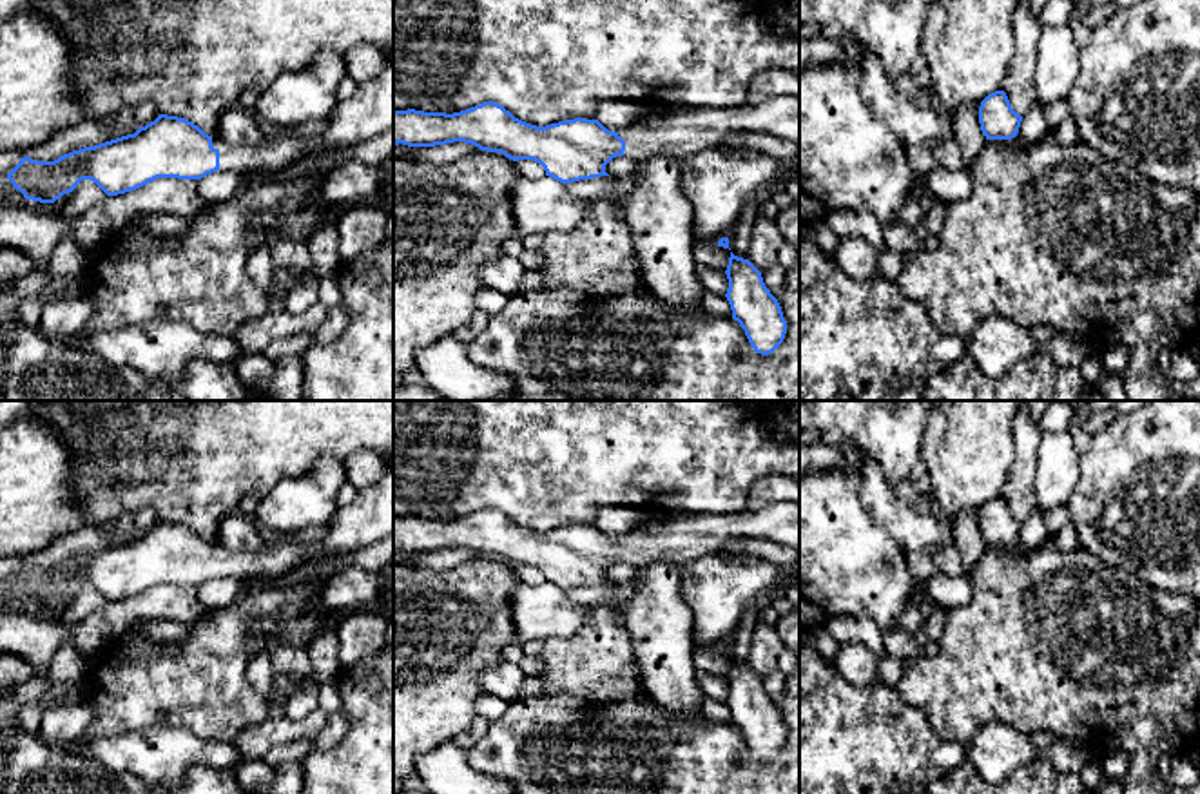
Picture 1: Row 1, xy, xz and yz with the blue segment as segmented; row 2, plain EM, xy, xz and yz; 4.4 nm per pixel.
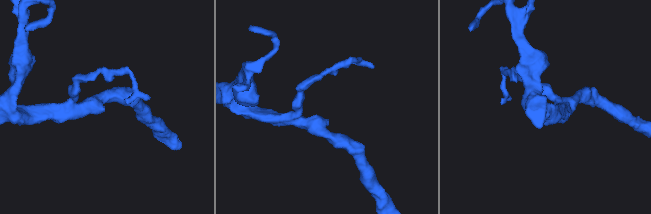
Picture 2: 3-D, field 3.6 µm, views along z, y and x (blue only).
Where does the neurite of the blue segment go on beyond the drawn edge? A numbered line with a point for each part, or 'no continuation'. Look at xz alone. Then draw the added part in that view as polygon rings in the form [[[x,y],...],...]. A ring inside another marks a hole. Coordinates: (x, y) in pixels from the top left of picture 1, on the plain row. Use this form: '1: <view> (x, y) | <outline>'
1: xz (669, 539) | [[[778,502],[761,511],[736,515],[658,517],[618,538],[625,547],[624,562],[633,567],[649,562],[687,564],[716,555],[741,537],[772,540],[785,547],[799,547],[799,502]]]

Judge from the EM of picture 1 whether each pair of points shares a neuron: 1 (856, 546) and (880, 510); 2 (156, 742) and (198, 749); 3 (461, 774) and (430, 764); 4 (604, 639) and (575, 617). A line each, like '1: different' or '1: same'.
1: different
2: same
3: same
4: different

